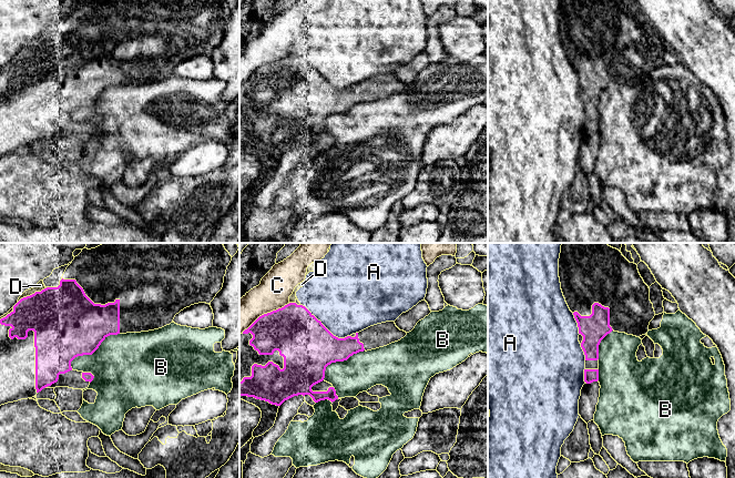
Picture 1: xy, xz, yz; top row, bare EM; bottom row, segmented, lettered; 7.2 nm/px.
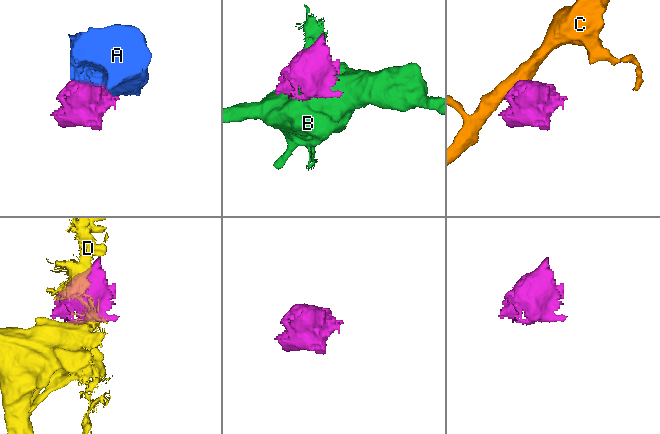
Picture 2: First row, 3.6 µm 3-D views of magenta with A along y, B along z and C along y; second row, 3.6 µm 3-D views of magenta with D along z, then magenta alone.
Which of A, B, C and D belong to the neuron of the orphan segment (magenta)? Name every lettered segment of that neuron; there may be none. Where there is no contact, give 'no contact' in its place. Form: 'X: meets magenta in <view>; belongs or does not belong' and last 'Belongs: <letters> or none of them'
A: meets magenta in xz; does not belong
B: meets magenta in xy; does not belong
C: meets magenta in xz; does not belong
D: meets magenta in xy; does not belong
Belongs: none of them

